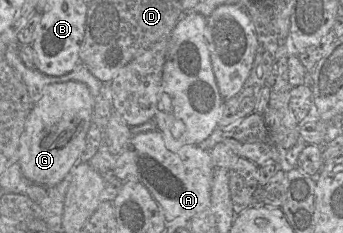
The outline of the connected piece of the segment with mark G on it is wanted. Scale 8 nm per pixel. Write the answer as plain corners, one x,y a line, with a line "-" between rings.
82,82
53,83
44,88
43,95
33,105
20,136
18,162
27,179
52,188
67,177
85,148
93,106
94,98

